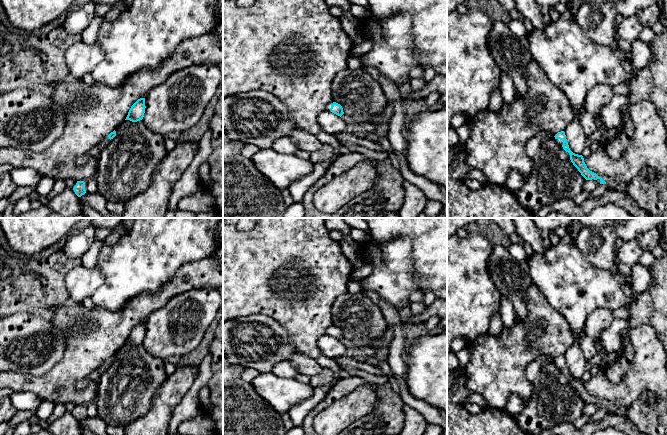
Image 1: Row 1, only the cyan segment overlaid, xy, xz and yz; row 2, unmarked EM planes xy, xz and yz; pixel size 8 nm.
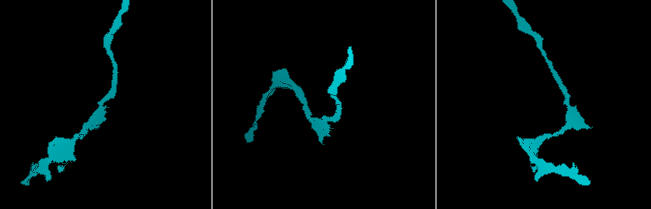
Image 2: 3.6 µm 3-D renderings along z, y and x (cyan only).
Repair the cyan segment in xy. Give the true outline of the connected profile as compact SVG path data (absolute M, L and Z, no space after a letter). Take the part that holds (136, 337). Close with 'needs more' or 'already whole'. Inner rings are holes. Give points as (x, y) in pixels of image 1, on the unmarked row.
M145 322L138 323L130 332L125 344L137 346L143 343L145 337Z | already whole

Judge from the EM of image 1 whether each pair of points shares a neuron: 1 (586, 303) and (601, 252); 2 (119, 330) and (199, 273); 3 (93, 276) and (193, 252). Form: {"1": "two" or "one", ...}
{"1": "two", "2": "one", "3": "two"}

